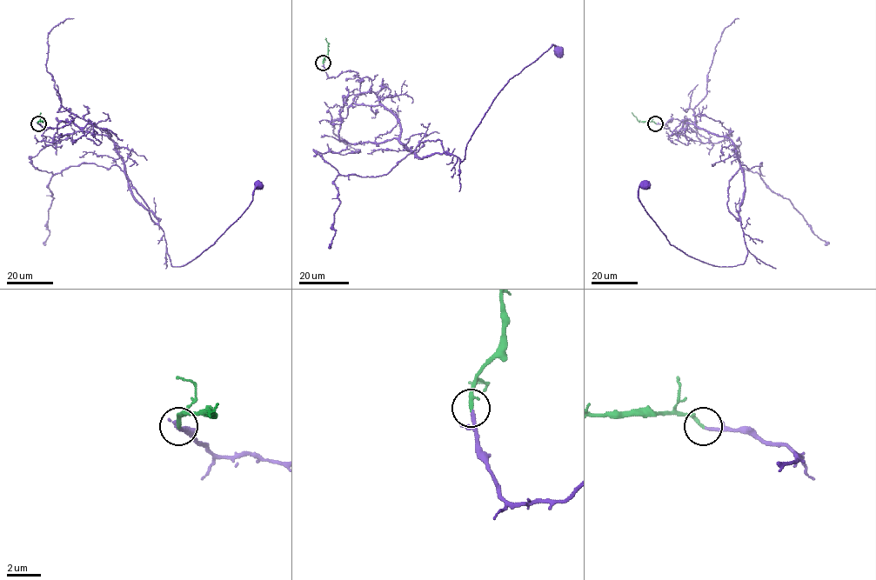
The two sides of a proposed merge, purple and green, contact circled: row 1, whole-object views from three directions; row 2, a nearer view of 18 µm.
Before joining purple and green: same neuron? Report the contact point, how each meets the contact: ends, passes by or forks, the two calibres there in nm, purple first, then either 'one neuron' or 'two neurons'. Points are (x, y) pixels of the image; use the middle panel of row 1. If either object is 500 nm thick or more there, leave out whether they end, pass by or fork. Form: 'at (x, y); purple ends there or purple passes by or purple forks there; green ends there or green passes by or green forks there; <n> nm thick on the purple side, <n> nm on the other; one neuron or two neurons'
at (323, 63); purple passes by; green ends there; 130 nm thick on the purple side, 200 nm on the other; one neuron

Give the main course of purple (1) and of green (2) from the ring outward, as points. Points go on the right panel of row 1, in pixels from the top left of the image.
1: (655, 123), (678, 118), (732, 142), (745, 261), (714, 266), (672, 245), (639, 199), (645, 186)
2: (655, 123), (639, 122), (631, 112)

